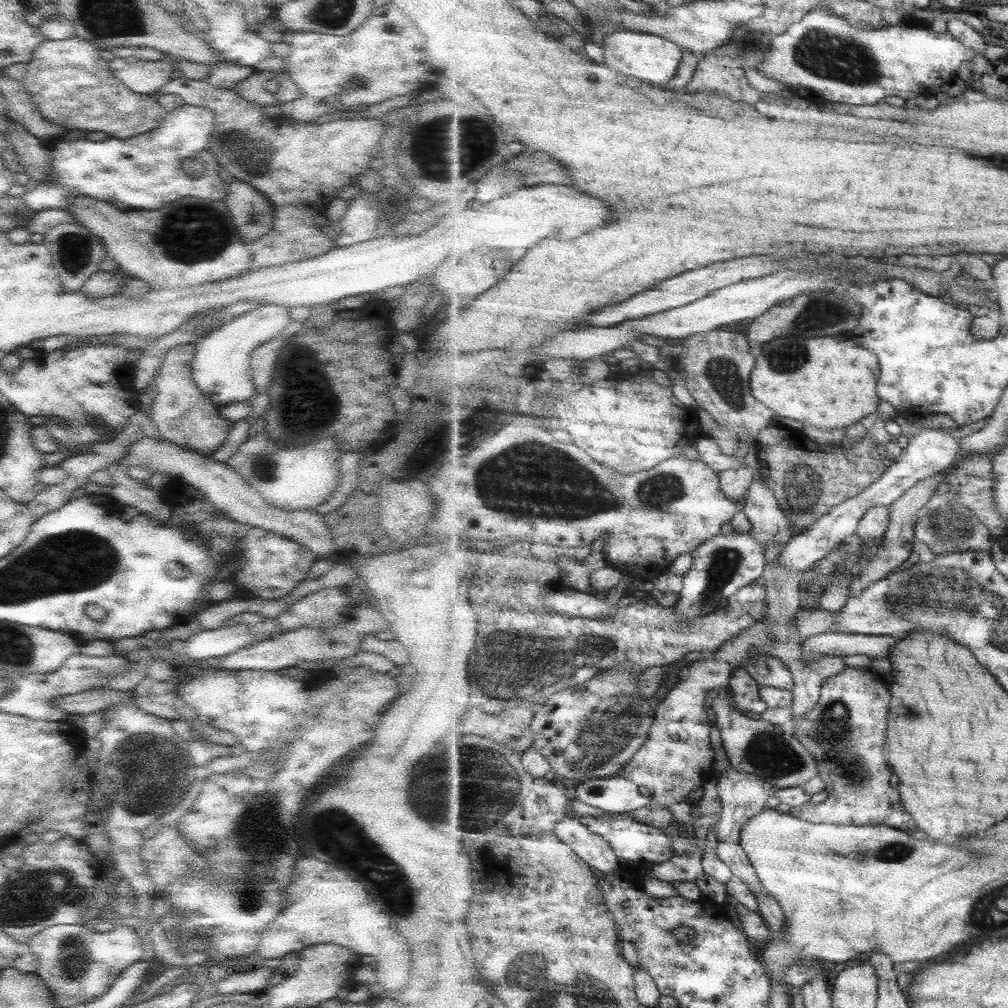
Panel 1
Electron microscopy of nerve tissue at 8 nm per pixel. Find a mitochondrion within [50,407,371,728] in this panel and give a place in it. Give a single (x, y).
(260, 466)

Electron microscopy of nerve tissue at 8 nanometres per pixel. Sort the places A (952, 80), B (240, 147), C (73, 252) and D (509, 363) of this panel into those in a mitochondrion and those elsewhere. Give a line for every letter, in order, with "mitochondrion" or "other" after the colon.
A: other
B: mitochondrion
C: mitochondrion
D: other

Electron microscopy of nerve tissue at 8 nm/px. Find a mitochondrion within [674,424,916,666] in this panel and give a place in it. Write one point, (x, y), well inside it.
(801, 492)

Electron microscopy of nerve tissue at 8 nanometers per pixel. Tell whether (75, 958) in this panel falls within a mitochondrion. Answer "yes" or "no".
yes

